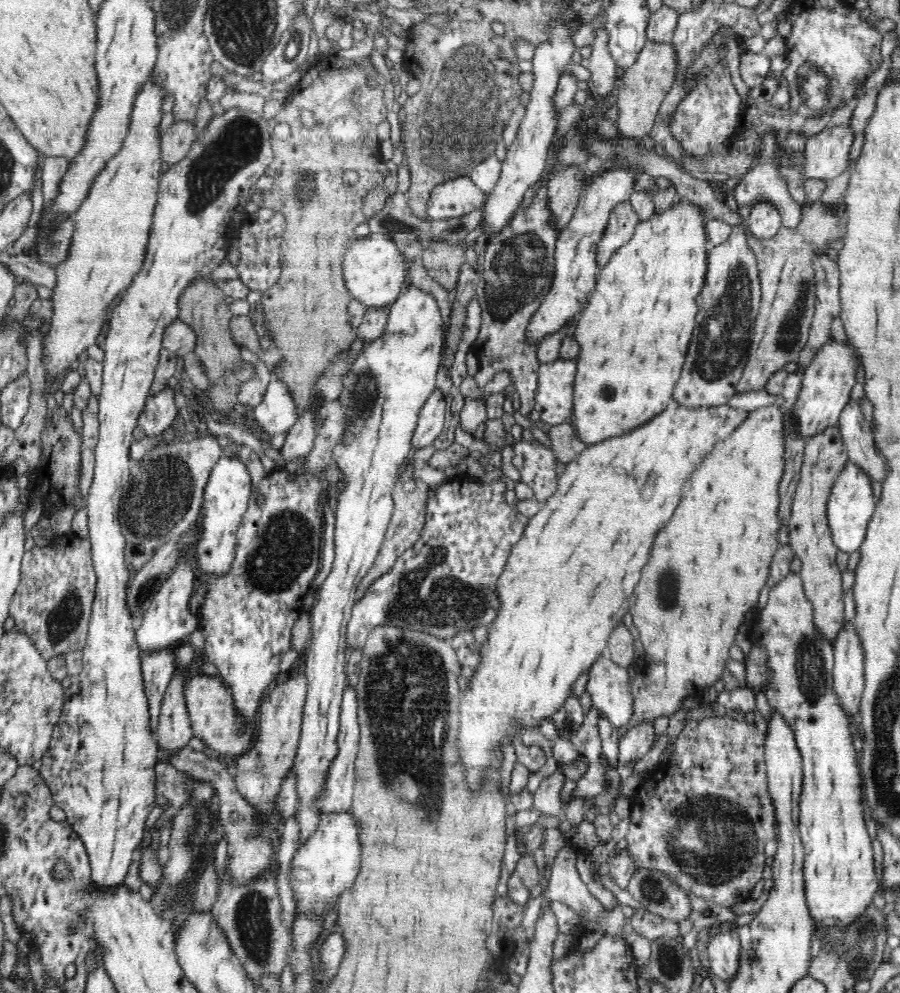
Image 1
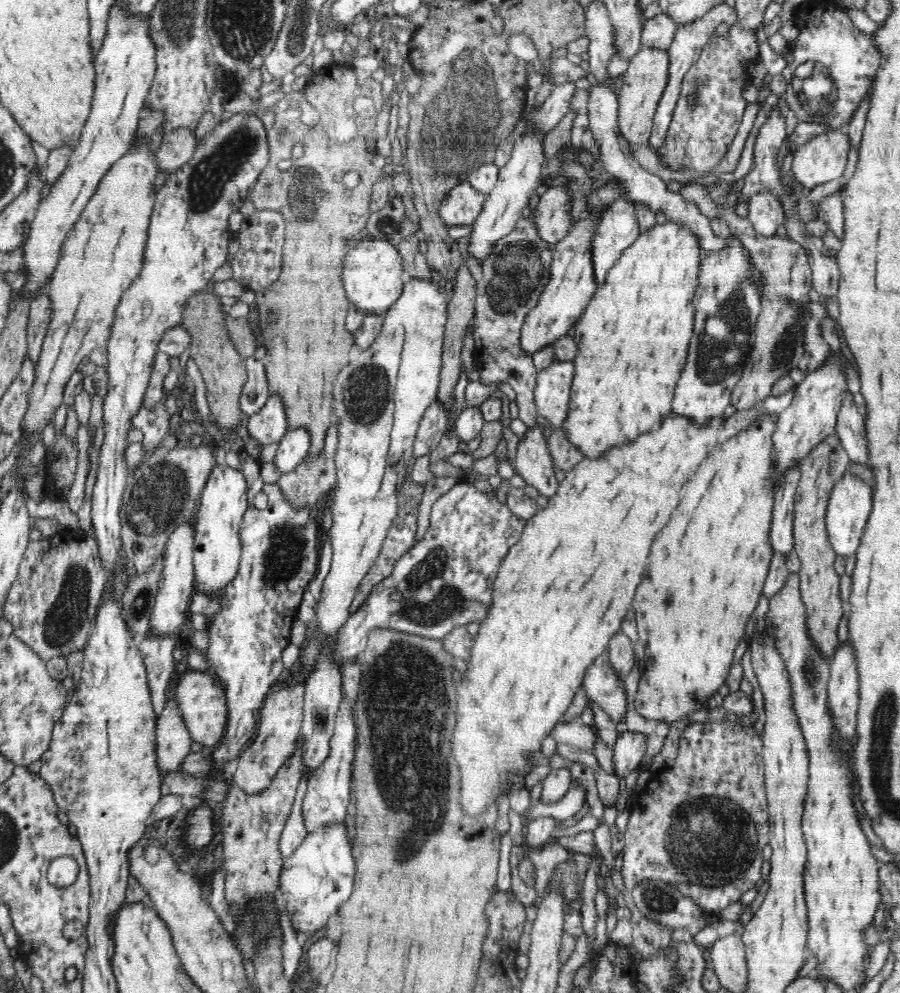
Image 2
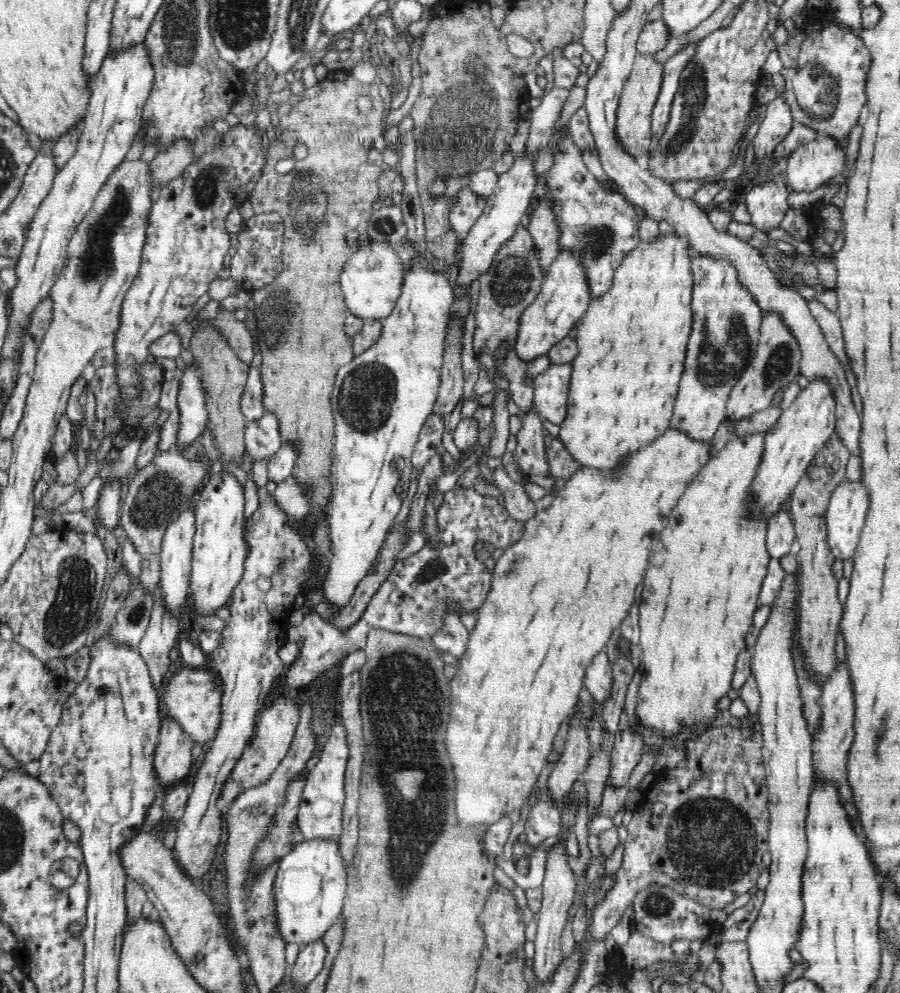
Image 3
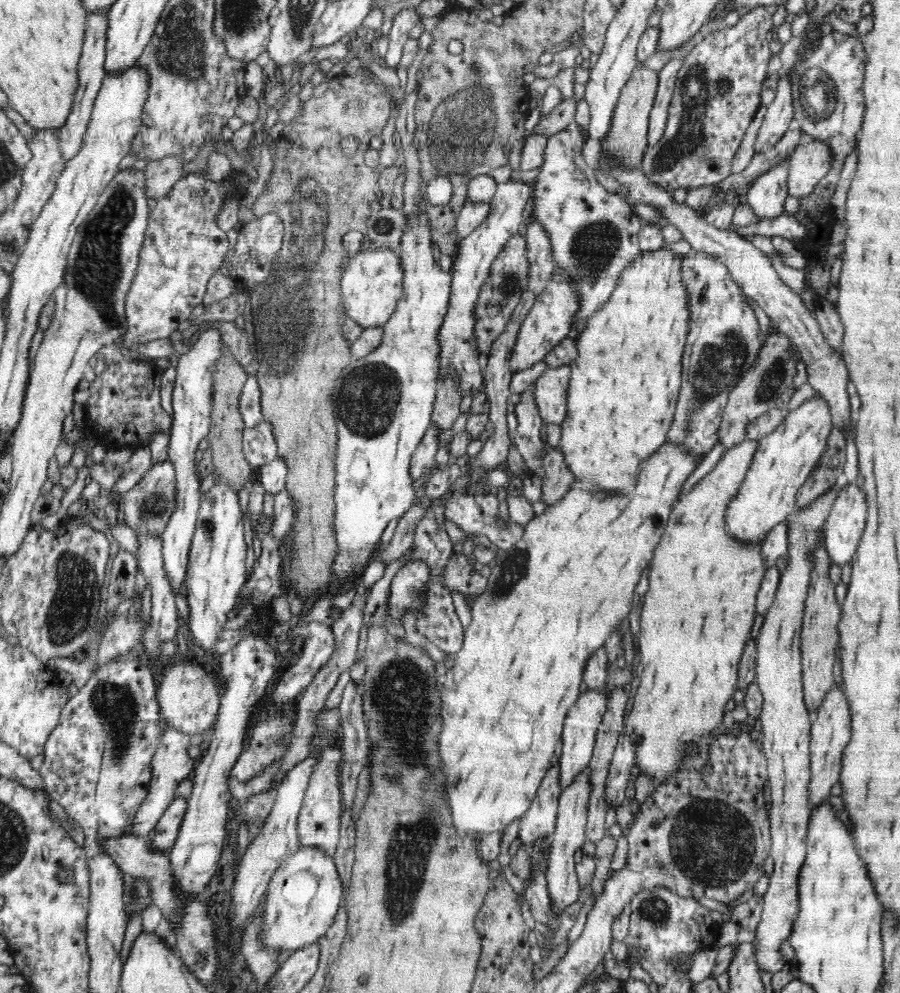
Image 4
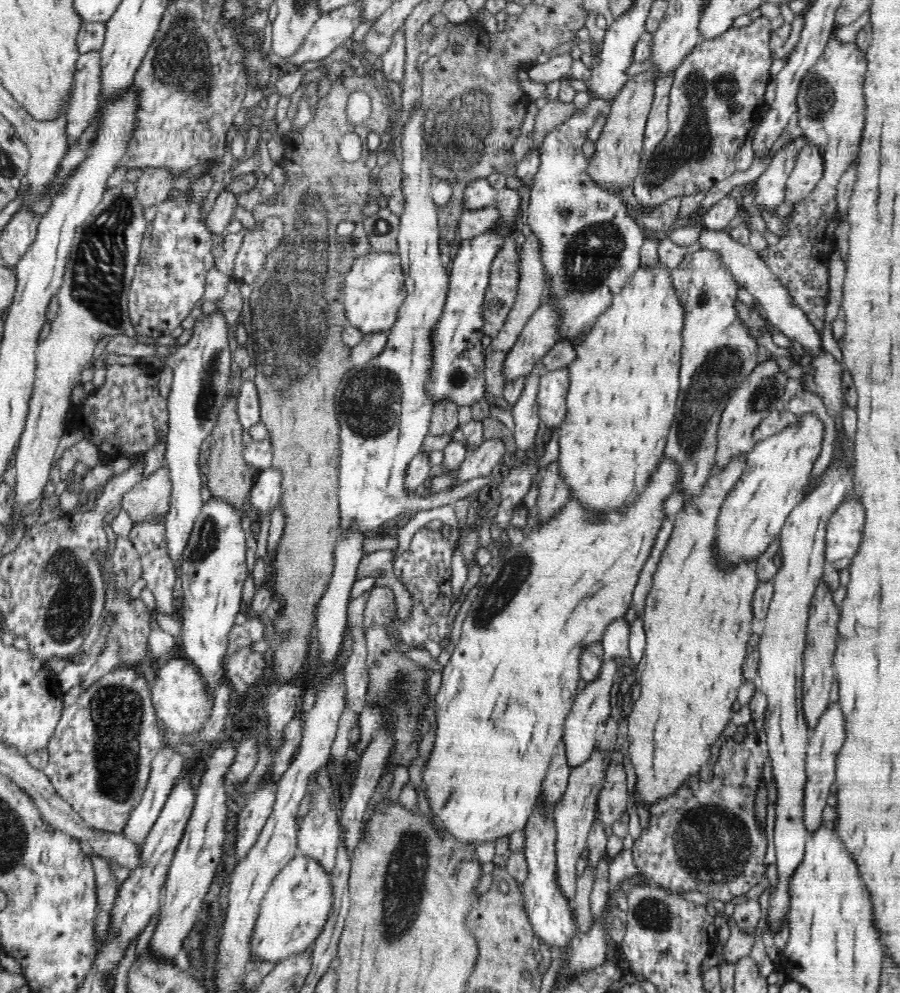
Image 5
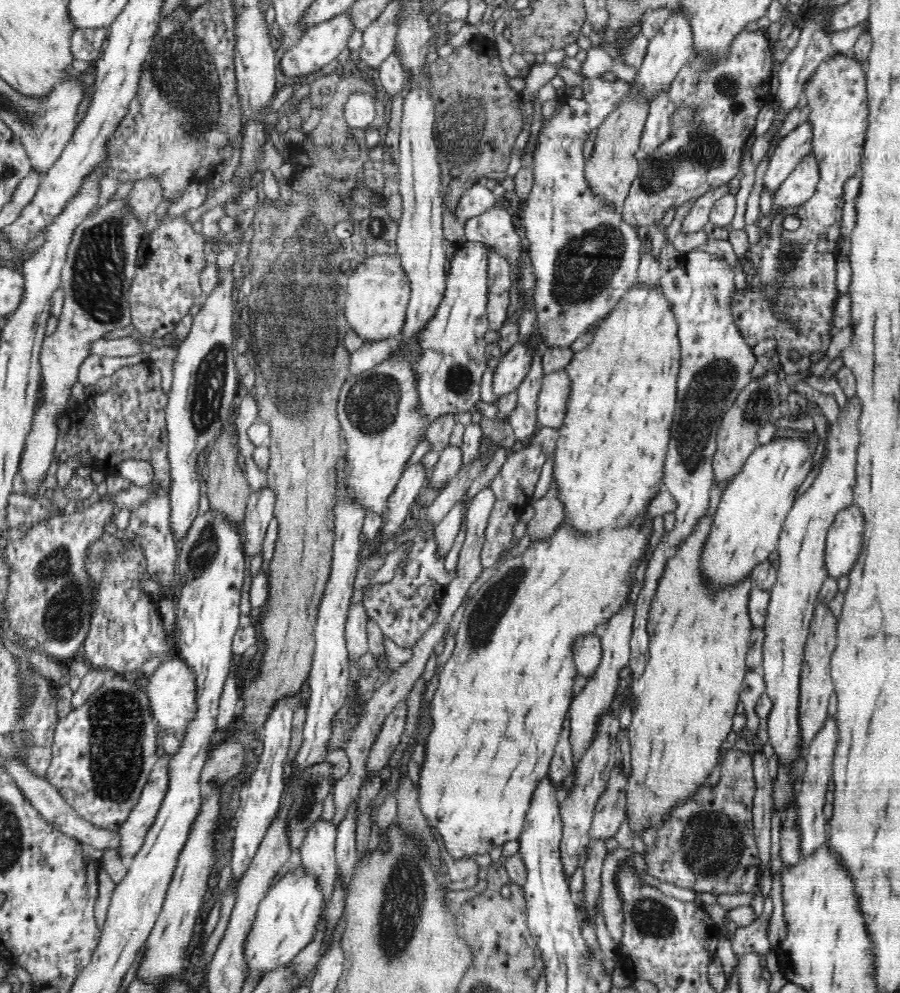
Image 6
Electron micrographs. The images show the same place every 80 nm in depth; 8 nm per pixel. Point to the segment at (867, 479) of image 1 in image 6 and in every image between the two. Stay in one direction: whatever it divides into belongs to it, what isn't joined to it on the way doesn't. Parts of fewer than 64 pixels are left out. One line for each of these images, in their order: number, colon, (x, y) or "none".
2: (851, 501)
3: (846, 513)
4: (845, 524)
5: (845, 530)
6: (844, 542)

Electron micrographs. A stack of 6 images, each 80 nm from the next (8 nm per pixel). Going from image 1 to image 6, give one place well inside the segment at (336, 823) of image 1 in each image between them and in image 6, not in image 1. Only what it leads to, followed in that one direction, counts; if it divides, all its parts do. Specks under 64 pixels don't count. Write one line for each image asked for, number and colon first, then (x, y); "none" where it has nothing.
2: (318, 877)
3: (310, 886)
4: (304, 894)
5: (292, 914)
6: (286, 920)

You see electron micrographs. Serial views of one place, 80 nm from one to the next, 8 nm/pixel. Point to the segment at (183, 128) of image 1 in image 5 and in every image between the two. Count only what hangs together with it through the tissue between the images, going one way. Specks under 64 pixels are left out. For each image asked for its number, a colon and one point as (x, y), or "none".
2: (177, 147)
3: (168, 164)
4: (161, 174)
5: (153, 185)

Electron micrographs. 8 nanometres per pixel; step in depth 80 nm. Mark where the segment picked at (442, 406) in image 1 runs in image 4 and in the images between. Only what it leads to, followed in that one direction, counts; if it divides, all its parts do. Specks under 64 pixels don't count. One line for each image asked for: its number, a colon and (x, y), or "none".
2: (433, 425)
3: (429, 443)
4: (423, 460)

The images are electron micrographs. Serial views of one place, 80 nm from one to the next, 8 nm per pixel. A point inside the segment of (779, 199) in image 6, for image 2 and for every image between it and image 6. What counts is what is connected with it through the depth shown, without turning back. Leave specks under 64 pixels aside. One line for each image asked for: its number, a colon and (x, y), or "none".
2: (823, 158)
3: (808, 167)
4: (808, 163)
5: (809, 166)

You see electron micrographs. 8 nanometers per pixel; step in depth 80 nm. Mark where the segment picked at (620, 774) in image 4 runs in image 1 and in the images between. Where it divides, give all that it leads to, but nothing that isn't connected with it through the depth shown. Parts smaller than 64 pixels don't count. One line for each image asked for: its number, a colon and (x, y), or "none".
1: (640, 737)
2: (628, 752)
3: (628, 747)

